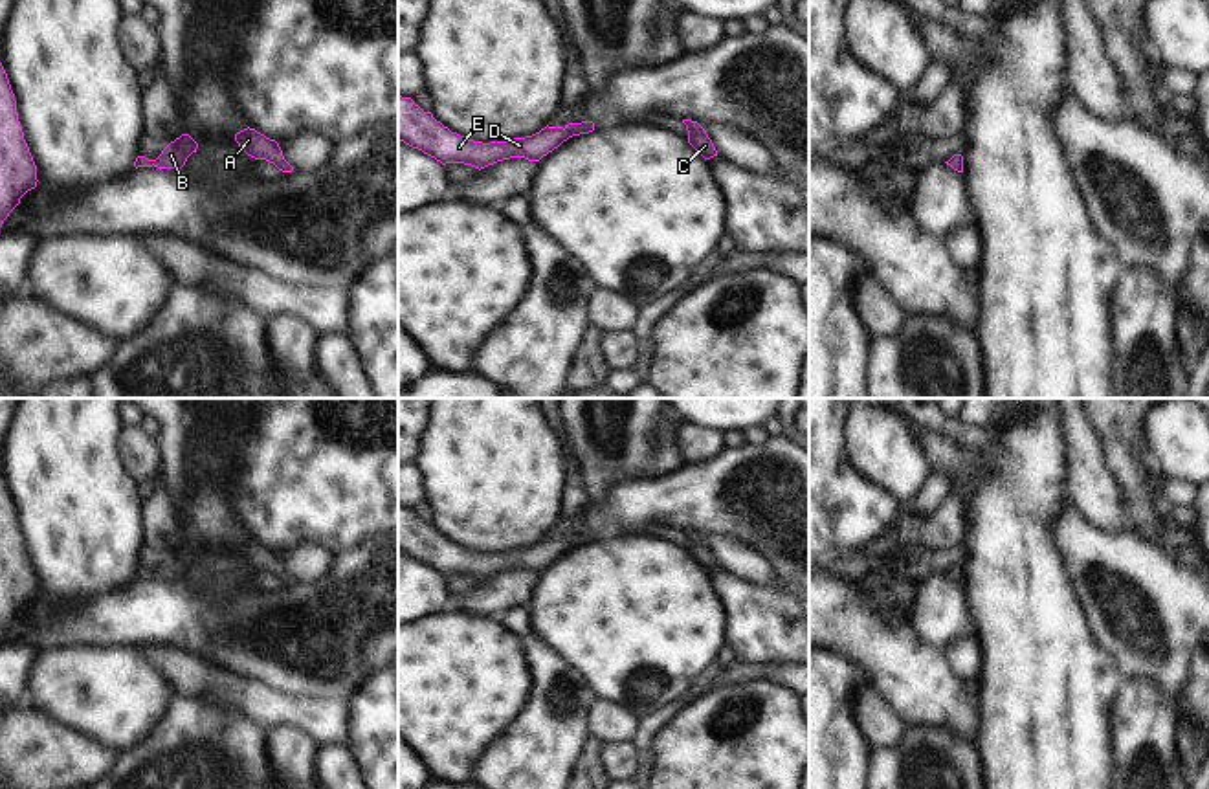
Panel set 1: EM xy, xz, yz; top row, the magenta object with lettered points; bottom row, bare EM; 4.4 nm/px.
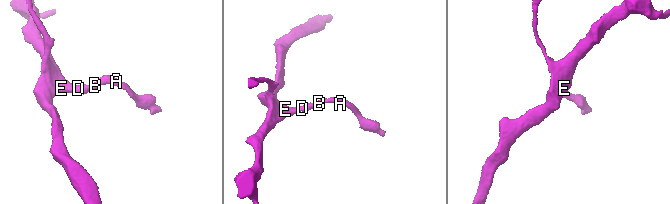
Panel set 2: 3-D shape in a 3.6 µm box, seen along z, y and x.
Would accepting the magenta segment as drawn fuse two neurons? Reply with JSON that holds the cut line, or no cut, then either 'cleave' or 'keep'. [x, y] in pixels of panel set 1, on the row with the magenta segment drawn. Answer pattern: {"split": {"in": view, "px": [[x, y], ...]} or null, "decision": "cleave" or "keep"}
{"split": null, "decision": "keep"}

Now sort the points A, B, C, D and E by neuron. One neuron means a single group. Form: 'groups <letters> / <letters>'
groups A B C D E

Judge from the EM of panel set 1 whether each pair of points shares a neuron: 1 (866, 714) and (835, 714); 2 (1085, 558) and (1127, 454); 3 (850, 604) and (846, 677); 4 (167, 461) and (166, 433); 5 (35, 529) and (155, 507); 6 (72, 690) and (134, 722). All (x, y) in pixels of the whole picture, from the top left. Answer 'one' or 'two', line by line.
1: two
2: two
3: two
4: one
5: two
6: one

